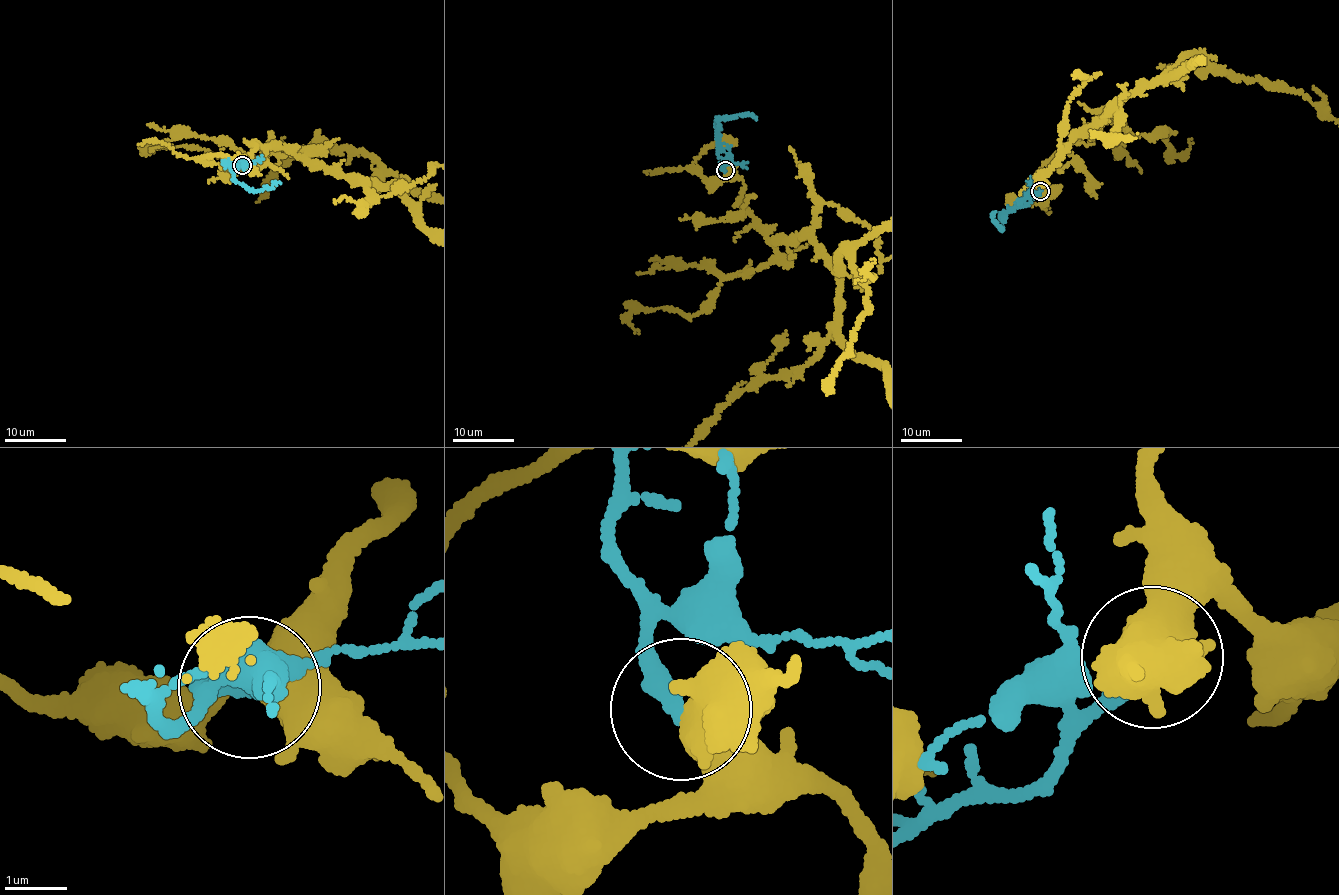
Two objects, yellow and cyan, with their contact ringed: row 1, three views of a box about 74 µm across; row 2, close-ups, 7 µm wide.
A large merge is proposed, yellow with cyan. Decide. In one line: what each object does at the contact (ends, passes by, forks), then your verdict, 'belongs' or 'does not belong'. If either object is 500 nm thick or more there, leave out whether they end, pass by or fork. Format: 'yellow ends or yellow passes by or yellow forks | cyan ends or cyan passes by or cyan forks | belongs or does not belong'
yellow passes by | cyan ends | does not belong

